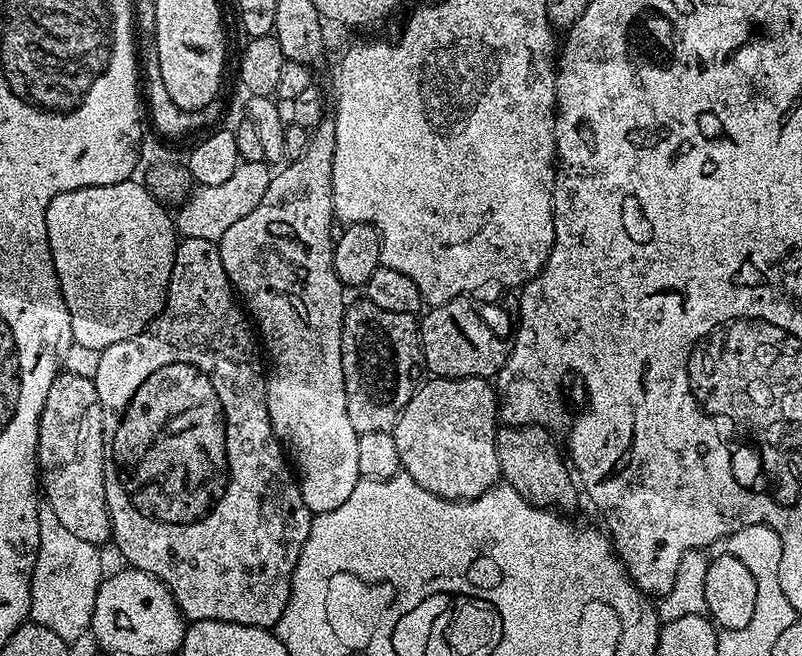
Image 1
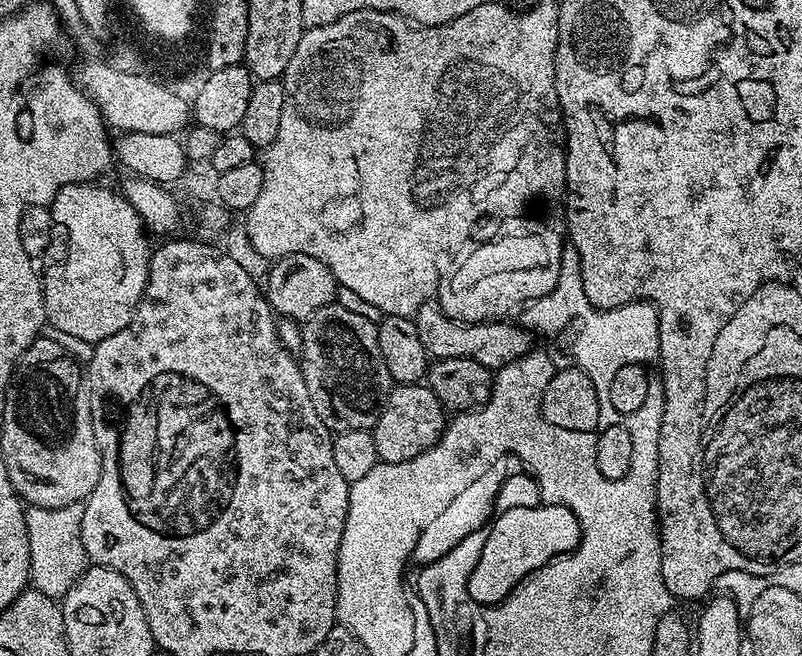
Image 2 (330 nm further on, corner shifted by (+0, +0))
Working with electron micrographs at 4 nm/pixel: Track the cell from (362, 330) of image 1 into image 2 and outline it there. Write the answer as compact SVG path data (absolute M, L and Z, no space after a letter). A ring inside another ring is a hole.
M338 302L322 306L300 324L298 363L302 378L306 378L306 390L310 390L318 418L333 434L372 429L380 417L381 404L394 387L378 350L376 325Z

